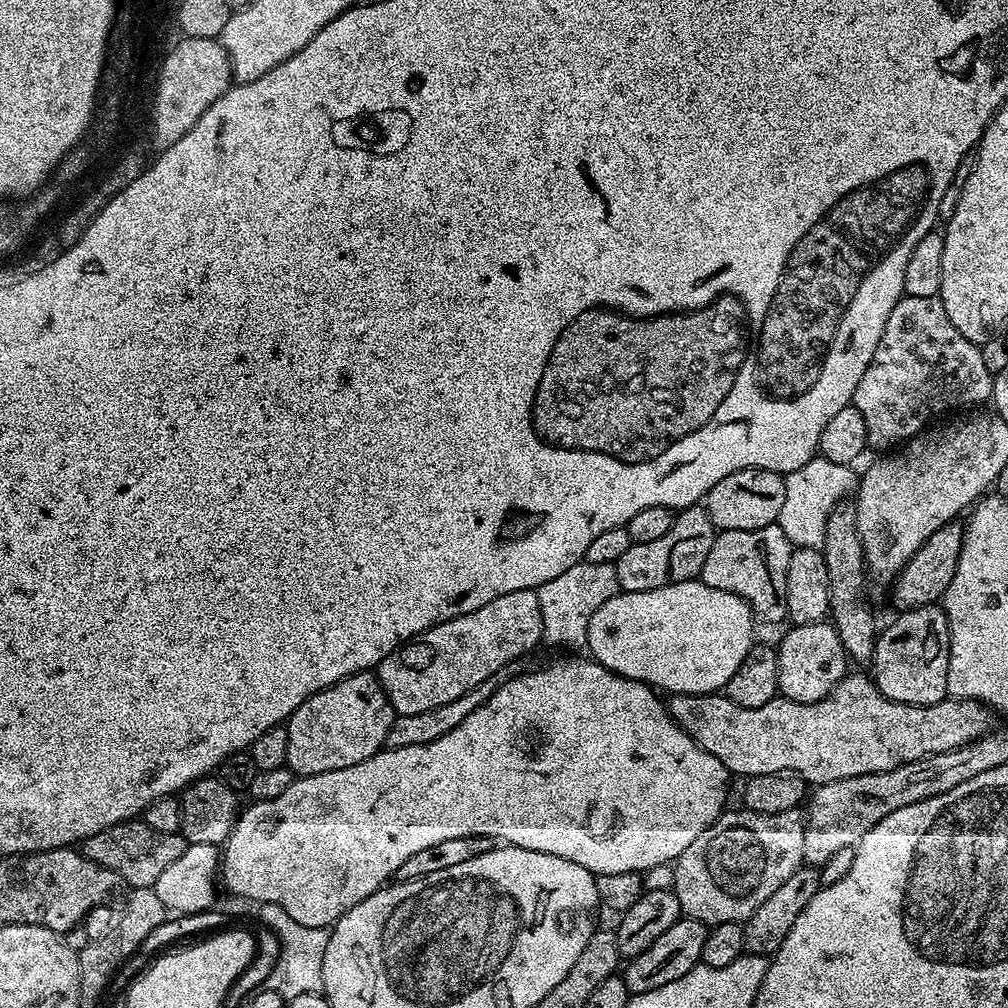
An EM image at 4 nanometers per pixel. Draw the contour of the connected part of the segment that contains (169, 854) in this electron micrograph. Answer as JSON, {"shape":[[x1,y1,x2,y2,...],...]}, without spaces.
{"shape":[[142,818,123,820,106,830,98,830,98,834,90,834,90,838,82,841,84,856,90,858,90,862,98,862,100,866,114,870,129,889,155,888,159,876,177,858,182,858,188,846,188,841,179,832,162,834,162,830,146,826]]}

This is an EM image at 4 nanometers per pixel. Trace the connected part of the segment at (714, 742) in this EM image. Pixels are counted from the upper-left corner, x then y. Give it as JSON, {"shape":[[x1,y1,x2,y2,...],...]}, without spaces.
{"shape":[[846,674,838,682,838,686,834,686,834,690,826,694,826,698,813,704,777,698,766,702,766,706,743,708,724,694,699,696,681,692,669,695,666,703,673,722,683,732,690,734,690,738,694,738,694,742,698,742,698,746,706,750,706,754,714,754,714,758,718,758,718,762,722,762,729,773,736,775,737,772,740,778,747,778,758,774,793,772,812,786,862,774,889,772,906,762,949,752,989,735,989,709,977,700,946,698,930,706,903,704,880,693,871,675,852,675]]}

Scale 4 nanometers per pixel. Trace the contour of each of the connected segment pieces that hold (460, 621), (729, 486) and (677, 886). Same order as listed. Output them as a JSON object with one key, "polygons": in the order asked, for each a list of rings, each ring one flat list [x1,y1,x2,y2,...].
{"polygons":[[[510,590,510,594,486,602,486,606,478,606,470,614,435,624,427,632,399,644,374,671,397,716,422,714,422,710,446,706,446,702,454,702,454,698,462,698,462,694,493,679,495,672,526,655,536,643,539,645,543,635,536,591]],[[747,468,734,474,726,474,702,501,702,507,710,514,710,522,718,530,758,530,780,519,782,502,786,498,784,476,779,472]],[[791,808,782,814,763,816,757,812,725,810,674,862,671,891,675,892,680,911,687,919,701,920,709,926,722,922,743,922,748,920,790,874,804,864,802,838,804,837,804,812]]]}

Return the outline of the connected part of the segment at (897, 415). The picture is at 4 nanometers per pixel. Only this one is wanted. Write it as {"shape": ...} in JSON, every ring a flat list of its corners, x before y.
{"shape":[[903,295,894,310,890,310,890,318,886,318,886,330,882,330,878,350,874,350,870,366,866,366,858,381,858,390,854,390,851,407,856,408,858,414,862,414,862,422,866,422,868,448,892,450,920,435,940,418,935,416,943,412,952,412,955,408,972,410,975,404,987,405,992,399,993,379,993,372,986,370,986,362,982,362,980,345,970,342,970,338,962,338,954,322,950,322,946,306,942,306,939,296,914,298]]}

